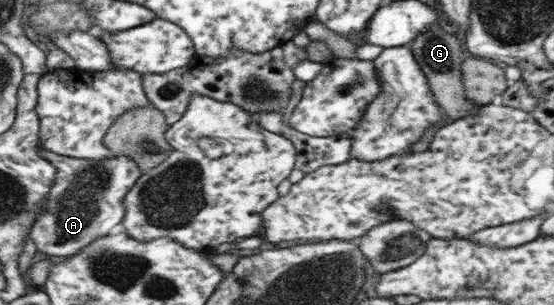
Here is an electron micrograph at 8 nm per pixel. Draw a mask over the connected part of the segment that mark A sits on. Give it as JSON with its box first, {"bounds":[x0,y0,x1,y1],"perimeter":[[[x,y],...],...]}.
{"bounds":[28,145,142,257],"perimeter":[[[38,145],[38,155],[47,159],[55,169],[55,176],[43,208],[30,227],[28,237],[36,251],[48,257],[68,257],[79,252],[122,220],[125,209],[122,200],[142,175],[136,163],[125,156],[110,157],[106,161],[86,161],[50,153]]]}

